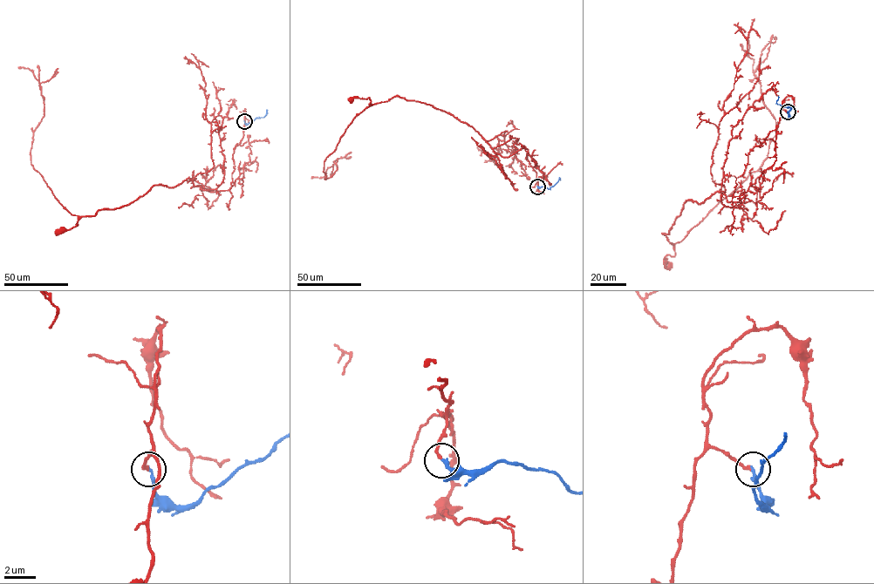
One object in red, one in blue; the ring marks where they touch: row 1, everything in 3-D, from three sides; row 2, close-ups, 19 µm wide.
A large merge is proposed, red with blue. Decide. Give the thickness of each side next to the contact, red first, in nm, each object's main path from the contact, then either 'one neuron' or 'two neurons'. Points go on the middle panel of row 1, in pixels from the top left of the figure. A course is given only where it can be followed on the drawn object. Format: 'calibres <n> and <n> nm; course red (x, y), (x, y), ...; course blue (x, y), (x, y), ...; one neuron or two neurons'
calibres 200 and 200 nm; course red (537, 186), (524, 146), (502, 157), (471, 126), (431, 105), (398, 96), (370, 105), (369, 98), (351, 98); course blue (537, 186), (549, 189), (560, 179); one neuron

